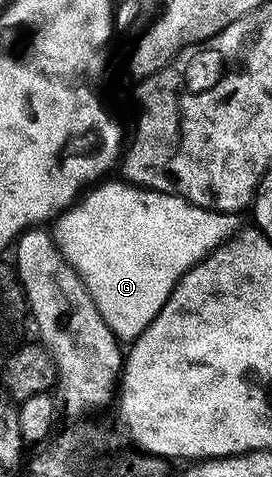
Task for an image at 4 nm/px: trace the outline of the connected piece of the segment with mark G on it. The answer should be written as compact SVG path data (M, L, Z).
M114 179L93 185L58 217L56 239L66 261L73 266L76 274L80 274L84 286L88 286L104 322L108 322L119 341L132 342L144 334L152 318L160 314L182 275L210 253L217 252L221 244L239 231L240 225L239 217L233 212L213 212L188 202L183 196L140 188L137 184Z

